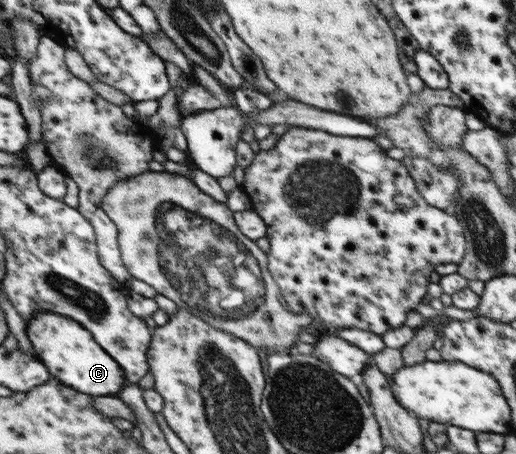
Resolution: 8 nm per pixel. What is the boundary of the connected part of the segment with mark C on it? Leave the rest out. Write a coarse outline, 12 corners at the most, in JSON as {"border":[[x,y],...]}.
{"border":[[39,311],[29,333],[61,382],[97,397],[127,387],[91,330]]}

